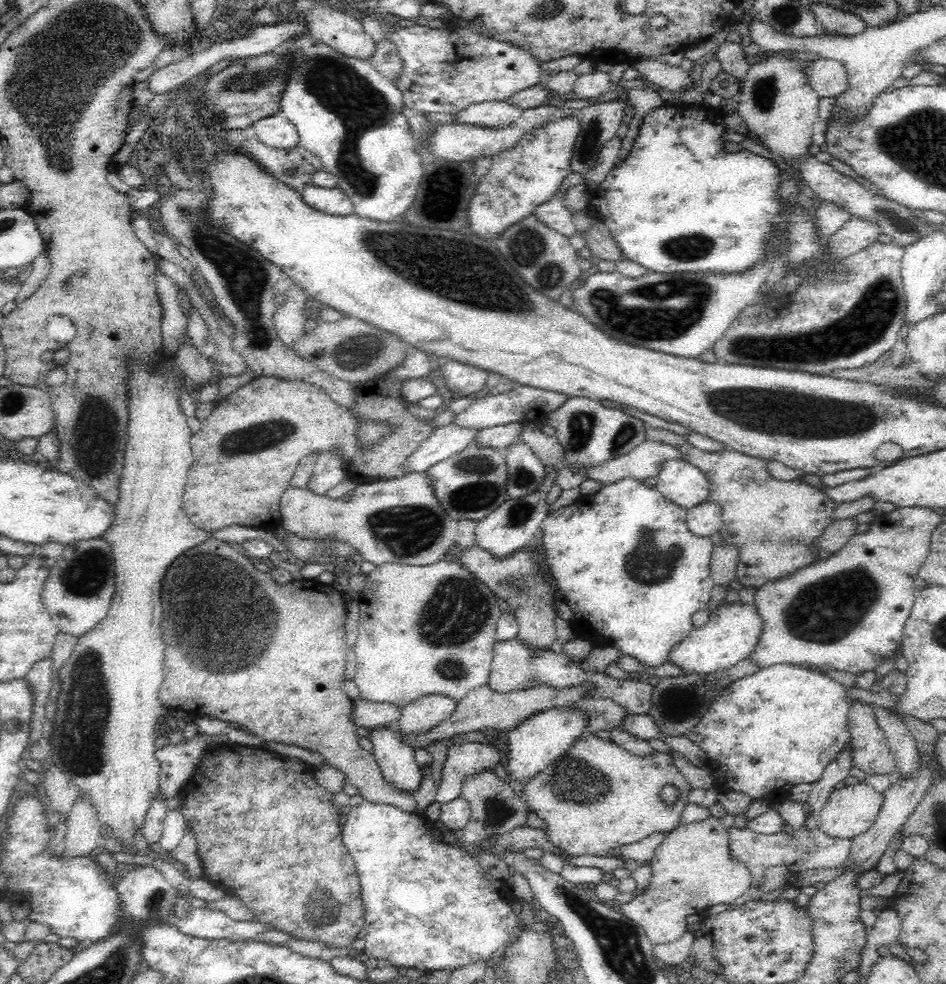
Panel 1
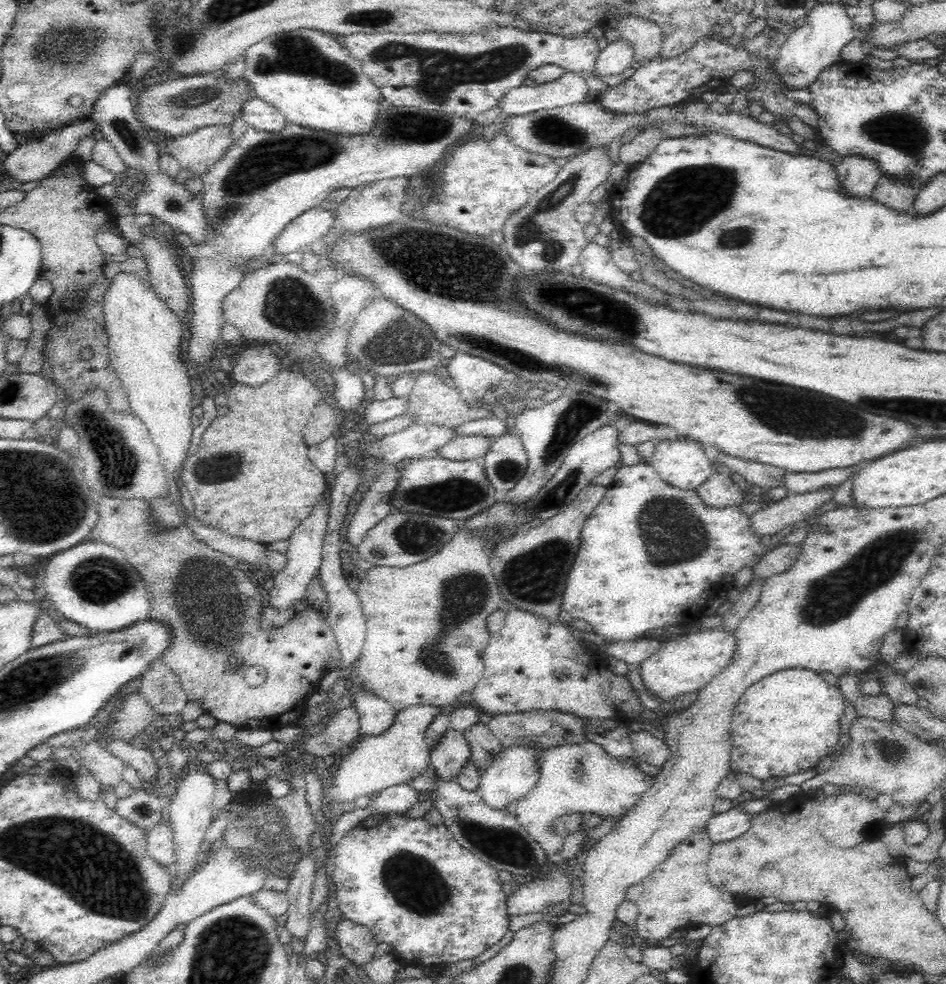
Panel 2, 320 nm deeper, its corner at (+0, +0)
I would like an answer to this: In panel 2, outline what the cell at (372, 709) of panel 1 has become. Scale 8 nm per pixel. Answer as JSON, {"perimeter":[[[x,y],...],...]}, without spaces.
{"perimeter":[[[352,705],[340,710],[335,716],[326,720],[324,728],[305,742],[304,750],[314,754],[315,757],[322,756],[329,759],[332,753],[347,751],[362,735],[360,732],[359,716]]]}

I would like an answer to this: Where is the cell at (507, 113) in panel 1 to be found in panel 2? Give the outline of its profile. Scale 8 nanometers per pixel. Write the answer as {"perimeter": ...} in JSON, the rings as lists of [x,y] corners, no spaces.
{"perimeter":[[[566,71],[561,78],[548,83],[511,88],[498,106],[502,114],[514,117],[582,103],[588,94],[591,93],[586,80]]]}

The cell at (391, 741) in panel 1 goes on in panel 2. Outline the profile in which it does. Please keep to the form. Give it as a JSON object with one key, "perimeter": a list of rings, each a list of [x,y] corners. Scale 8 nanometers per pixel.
{"perimeter":[[[357,685],[351,692],[354,694],[352,699],[352,707],[356,709],[359,716],[360,734],[363,736],[378,736],[386,732],[394,718],[396,718],[397,710],[388,702],[385,698],[381,696],[376,696],[371,690],[365,690],[364,686]]]}

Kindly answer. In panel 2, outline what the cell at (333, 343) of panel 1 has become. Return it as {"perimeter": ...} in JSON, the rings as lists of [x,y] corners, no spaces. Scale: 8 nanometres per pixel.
{"perimeter":[[[376,298],[355,319],[349,331],[347,350],[349,360],[363,362],[381,377],[393,379],[404,374],[437,370],[444,359],[440,353],[443,342],[436,338],[428,324],[418,319],[409,310],[396,306],[386,298]]]}

